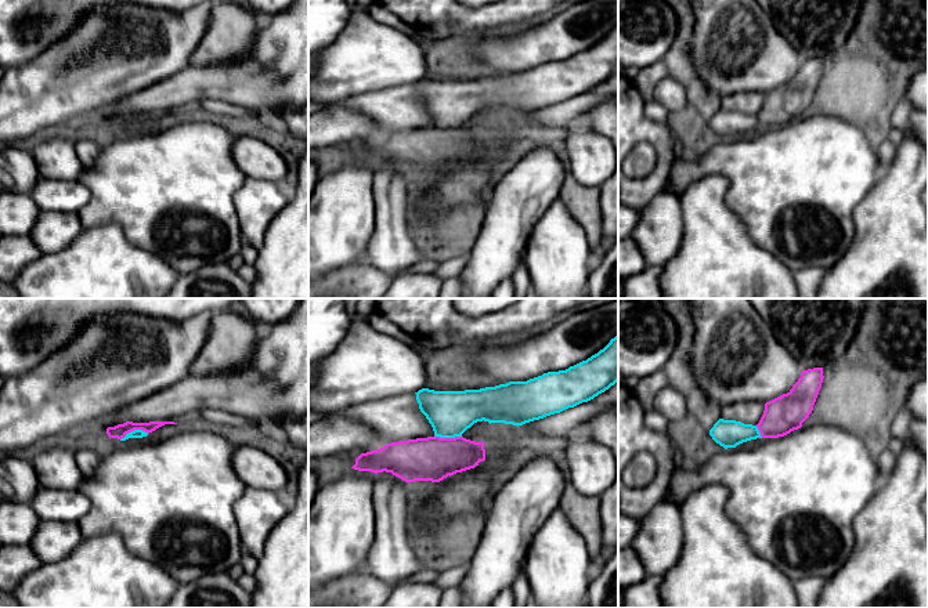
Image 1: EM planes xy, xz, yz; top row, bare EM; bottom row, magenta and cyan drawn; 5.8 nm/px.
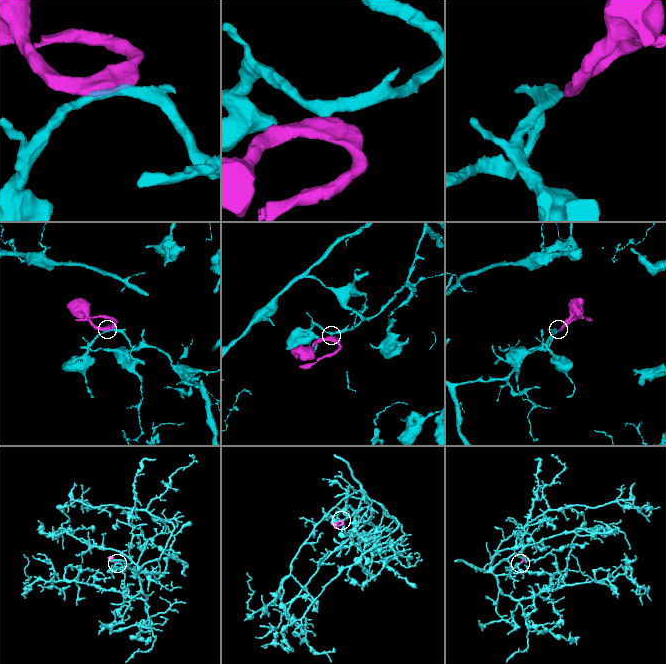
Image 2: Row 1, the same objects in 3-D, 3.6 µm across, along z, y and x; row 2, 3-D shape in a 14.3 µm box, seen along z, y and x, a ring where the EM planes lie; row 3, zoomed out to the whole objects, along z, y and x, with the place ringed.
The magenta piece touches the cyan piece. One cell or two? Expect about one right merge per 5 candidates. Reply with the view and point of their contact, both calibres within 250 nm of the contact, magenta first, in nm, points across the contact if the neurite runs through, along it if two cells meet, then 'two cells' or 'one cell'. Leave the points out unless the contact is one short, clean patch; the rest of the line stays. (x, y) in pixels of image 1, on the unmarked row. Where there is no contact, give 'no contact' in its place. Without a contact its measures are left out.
contact xy (134, 119); calibres 90 and 50 nm; border xy (148, 123), (132, 120), (121, 130); two cells

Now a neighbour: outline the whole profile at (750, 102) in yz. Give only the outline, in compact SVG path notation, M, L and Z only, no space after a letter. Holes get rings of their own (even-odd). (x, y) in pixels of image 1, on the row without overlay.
M757 91L736 93L722 98L721 109L757 116L763 105L765 94Z

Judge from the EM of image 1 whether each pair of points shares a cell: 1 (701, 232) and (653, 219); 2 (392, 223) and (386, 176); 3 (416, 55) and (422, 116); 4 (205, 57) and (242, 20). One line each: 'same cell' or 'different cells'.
1: different cells
2: same cell
3: different cells
4: same cell

